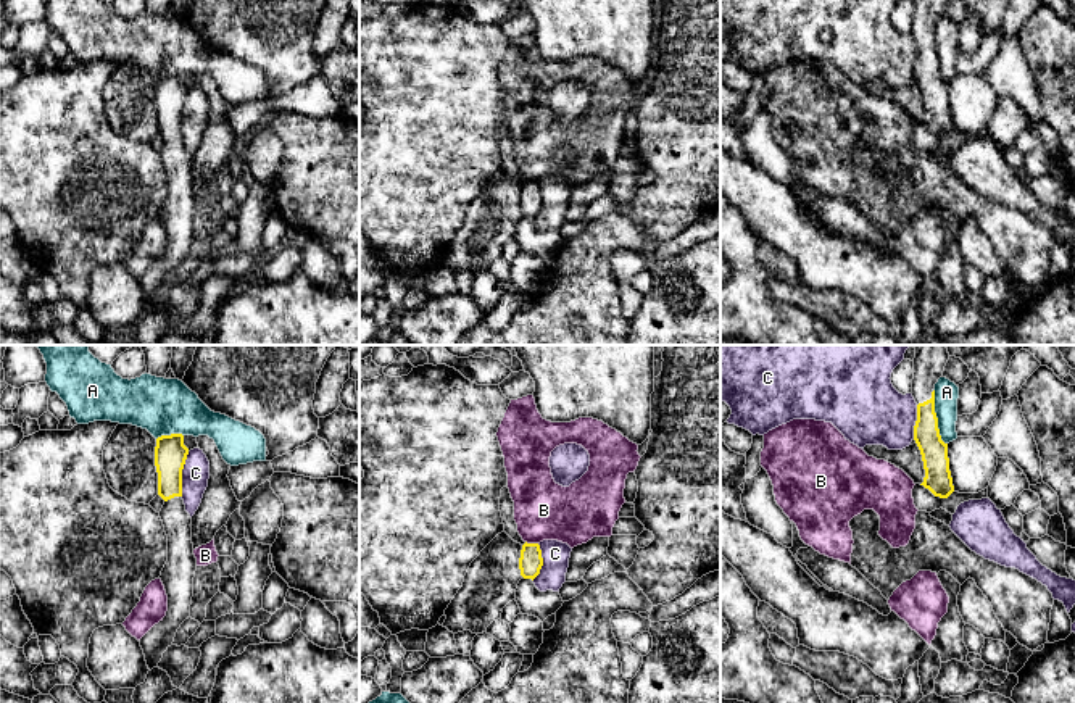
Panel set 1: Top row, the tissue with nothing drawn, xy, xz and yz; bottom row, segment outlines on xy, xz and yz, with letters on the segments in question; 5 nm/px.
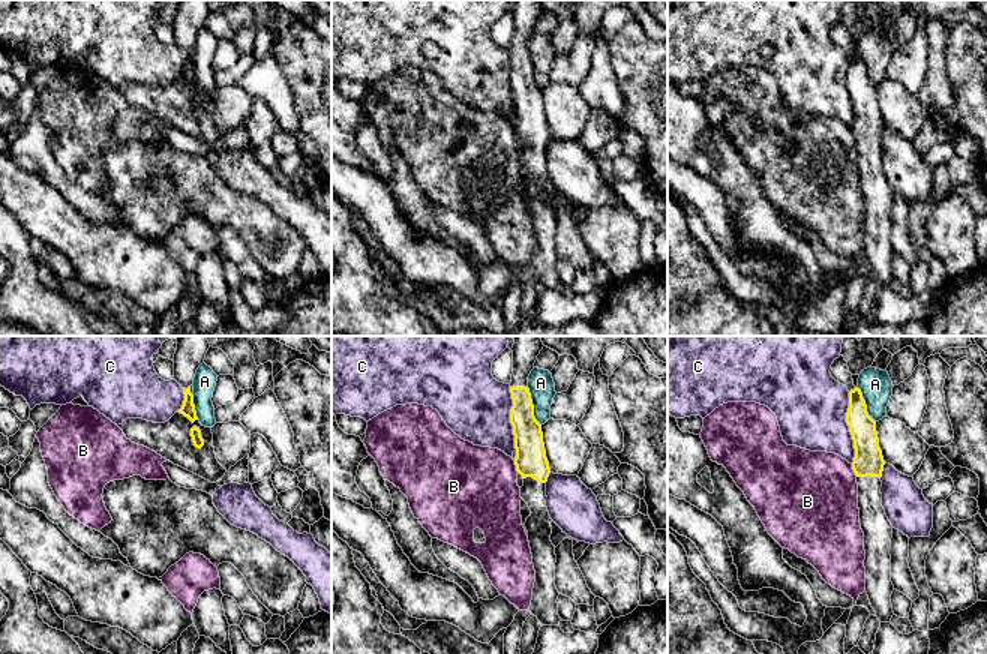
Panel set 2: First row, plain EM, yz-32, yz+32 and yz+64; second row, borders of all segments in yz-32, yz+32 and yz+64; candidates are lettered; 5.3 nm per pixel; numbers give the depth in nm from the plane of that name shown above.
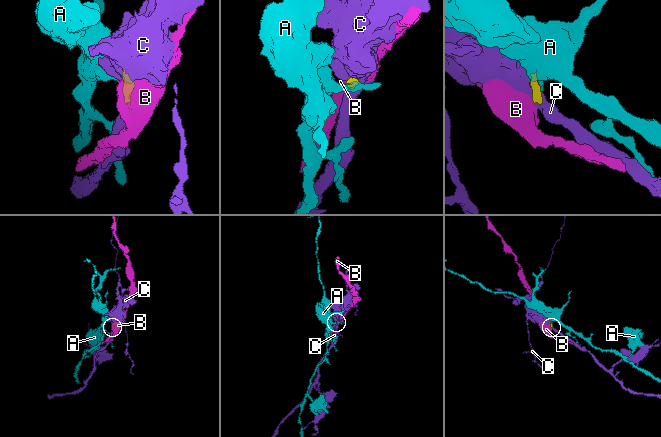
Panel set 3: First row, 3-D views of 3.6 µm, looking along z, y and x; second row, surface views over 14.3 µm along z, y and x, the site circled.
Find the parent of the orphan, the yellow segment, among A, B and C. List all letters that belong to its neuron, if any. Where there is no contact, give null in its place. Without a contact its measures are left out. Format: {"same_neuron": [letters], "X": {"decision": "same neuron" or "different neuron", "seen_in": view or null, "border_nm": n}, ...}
{"same_neuron": [], "A": {"decision": "different neuron", "seen_in": "yz", "border_nm": 280}, "B": {"decision": "different neuron", "seen_in": "xz", "border_nm": 70}, "C": {"decision": "different neuron", "seen_in": "xy", "border_nm": 220}}

